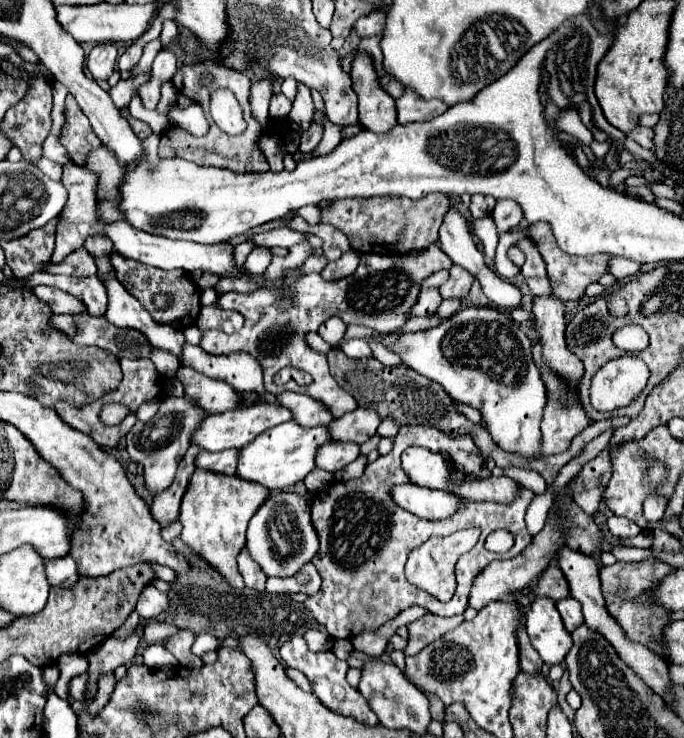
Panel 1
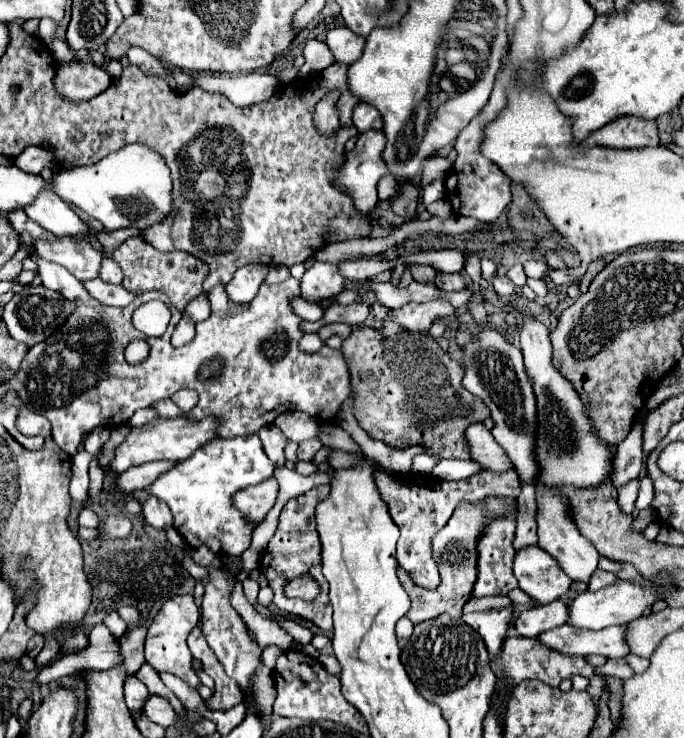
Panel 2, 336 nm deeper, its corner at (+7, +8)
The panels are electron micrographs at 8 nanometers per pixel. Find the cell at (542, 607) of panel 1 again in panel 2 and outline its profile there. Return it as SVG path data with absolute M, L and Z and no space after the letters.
M536 544L516 550L514 576L518 586L530 594L536 604L550 604L562 598L572 584L570 576L558 566L558 562Z

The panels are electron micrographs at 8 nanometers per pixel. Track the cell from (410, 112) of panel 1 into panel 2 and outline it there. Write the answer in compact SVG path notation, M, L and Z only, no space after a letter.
M356 104L352 112L352 122L358 132L368 132L368 130L380 130L380 116L376 108L370 104Z

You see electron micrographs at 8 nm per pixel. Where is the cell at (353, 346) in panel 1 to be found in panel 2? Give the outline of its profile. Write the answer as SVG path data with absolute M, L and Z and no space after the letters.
M300 297L291 300L291 306L296 315L306 321L318 321L323 316L323 310L318 304L306 302Z

